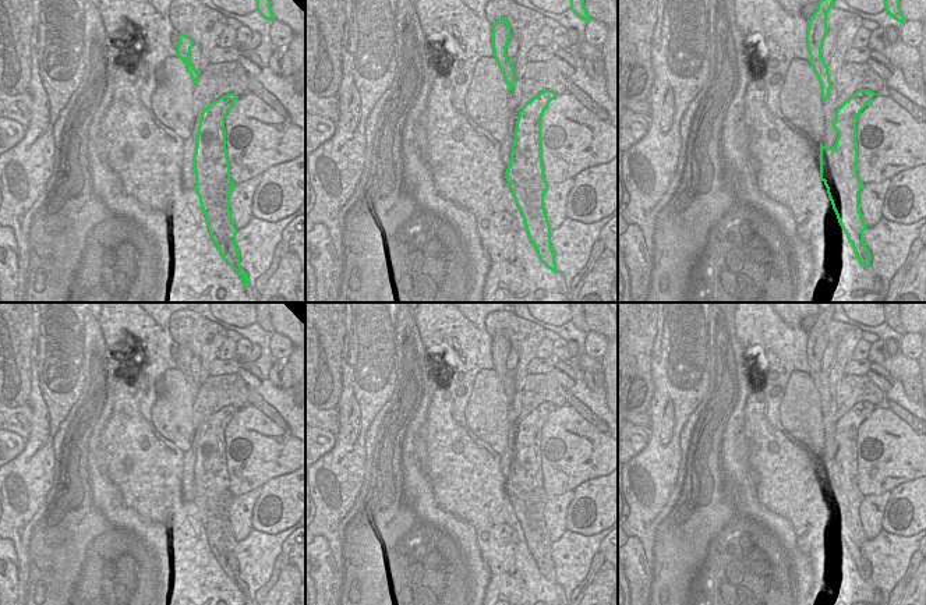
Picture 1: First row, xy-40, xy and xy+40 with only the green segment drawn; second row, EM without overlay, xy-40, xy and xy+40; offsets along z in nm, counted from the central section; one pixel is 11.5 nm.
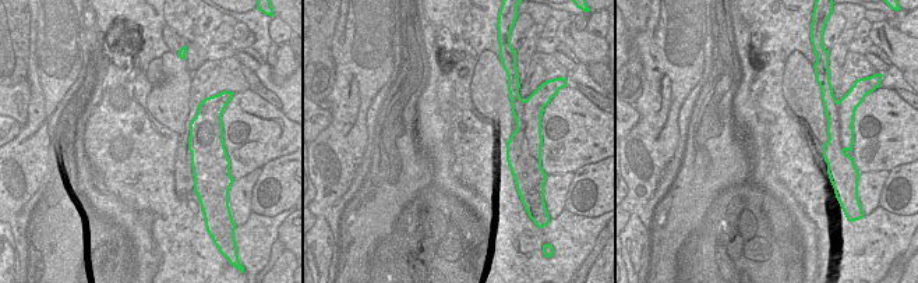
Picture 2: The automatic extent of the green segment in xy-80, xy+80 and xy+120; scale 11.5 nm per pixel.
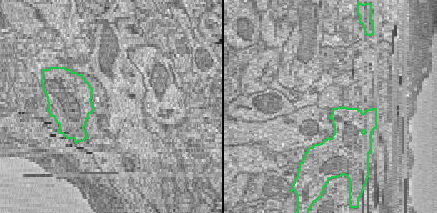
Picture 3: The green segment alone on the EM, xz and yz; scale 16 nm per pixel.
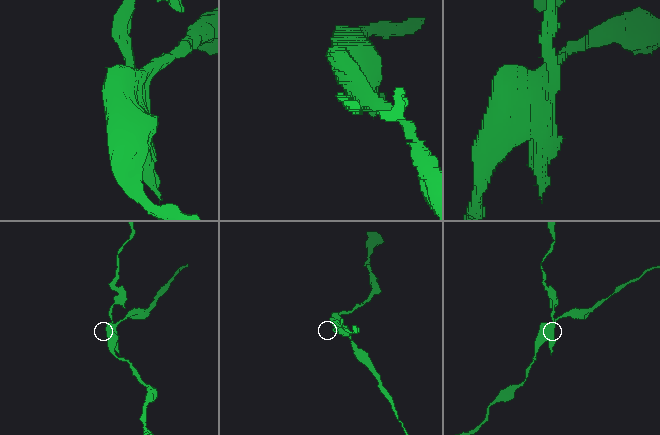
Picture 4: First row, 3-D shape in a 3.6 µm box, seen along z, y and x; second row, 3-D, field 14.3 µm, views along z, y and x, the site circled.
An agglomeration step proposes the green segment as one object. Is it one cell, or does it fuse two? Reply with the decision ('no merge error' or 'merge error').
merge error

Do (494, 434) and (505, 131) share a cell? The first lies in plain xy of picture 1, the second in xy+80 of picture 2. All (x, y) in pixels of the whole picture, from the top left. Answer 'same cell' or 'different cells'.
same cell

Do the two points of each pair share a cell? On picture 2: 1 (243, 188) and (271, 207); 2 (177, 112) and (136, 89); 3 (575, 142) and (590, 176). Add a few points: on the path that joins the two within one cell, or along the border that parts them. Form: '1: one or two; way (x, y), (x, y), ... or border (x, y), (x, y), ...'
1: two; border (261, 169), (253, 188), (250, 211)
2: two; border (151, 85), (147, 109), (162, 124)
3: two; border (600, 161), (586, 163), (574, 173)

